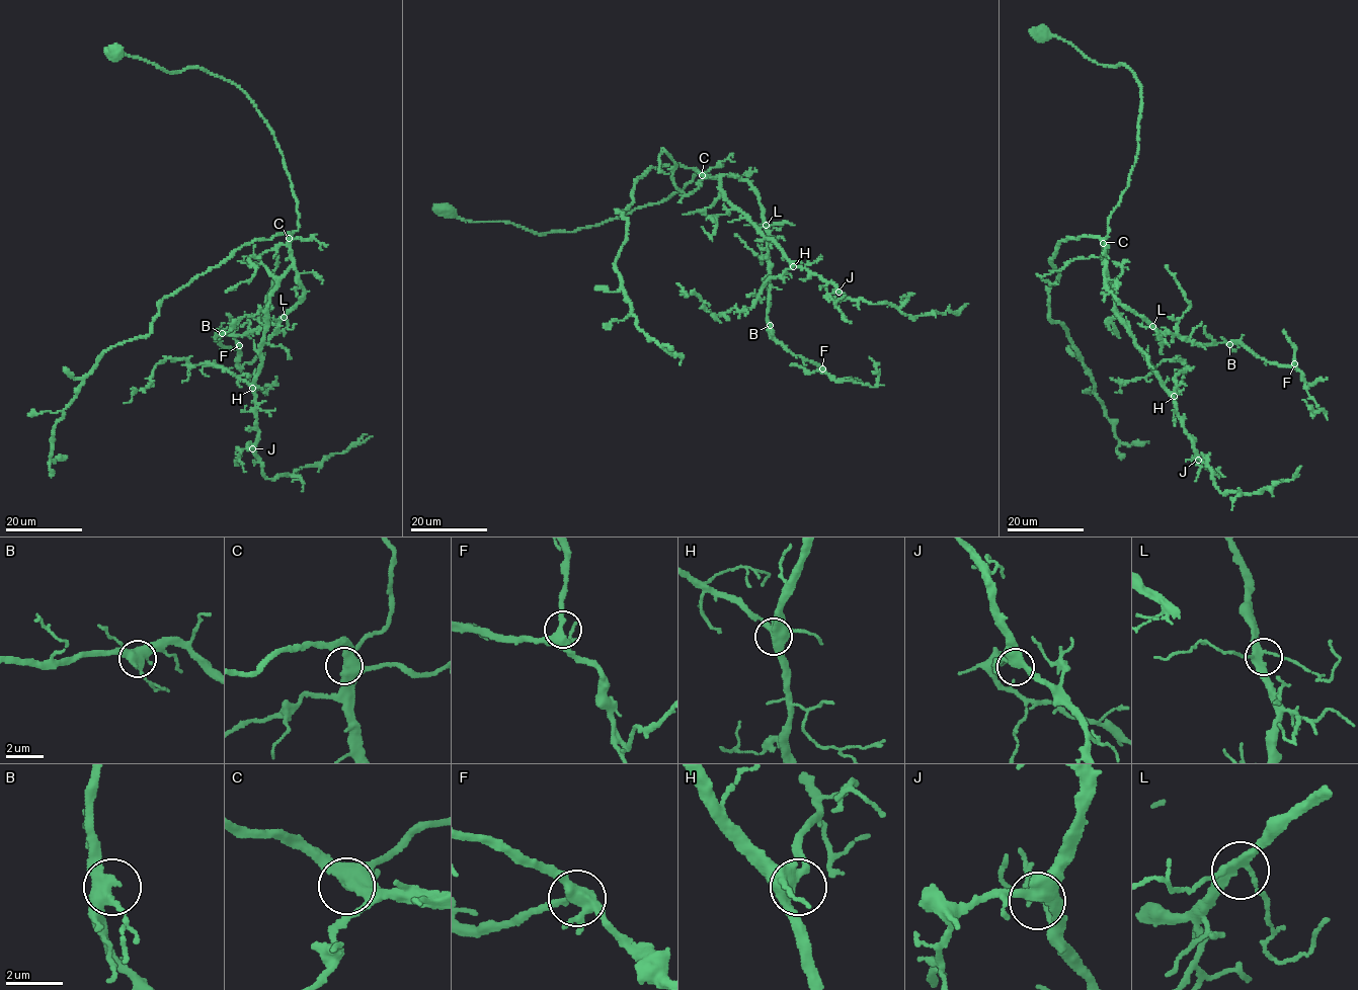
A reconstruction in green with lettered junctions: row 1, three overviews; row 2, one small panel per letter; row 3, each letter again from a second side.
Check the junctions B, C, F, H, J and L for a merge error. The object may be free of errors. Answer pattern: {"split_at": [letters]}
{"split_at": []}

